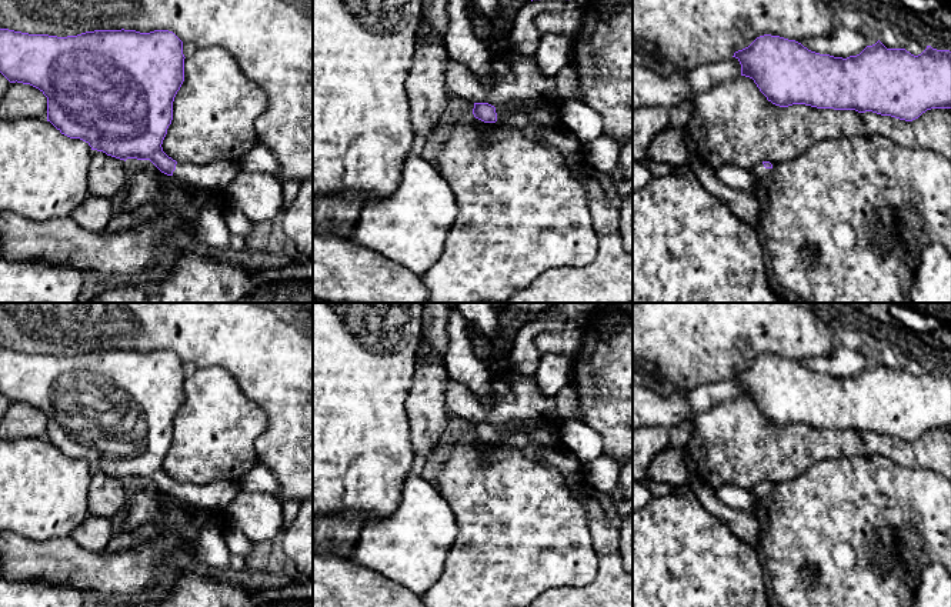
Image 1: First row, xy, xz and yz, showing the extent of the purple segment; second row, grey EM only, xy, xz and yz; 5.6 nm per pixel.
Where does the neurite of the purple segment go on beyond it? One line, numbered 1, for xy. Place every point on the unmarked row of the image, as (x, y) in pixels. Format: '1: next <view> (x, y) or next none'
1: next xy (216, 496)

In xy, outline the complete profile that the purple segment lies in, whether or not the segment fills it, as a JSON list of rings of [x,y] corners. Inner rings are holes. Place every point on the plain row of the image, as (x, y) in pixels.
[[[0,348],[0,393],[10,403],[30,404],[47,417],[47,441],[61,454],[86,461],[91,470],[127,480],[150,480],[161,493],[191,506],[224,514],[241,486],[231,481],[208,484],[178,483],[163,471],[163,460],[173,440],[173,421],[184,401],[183,361],[168,350],[94,350],[57,357]]]

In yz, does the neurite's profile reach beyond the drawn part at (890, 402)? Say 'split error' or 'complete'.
complete

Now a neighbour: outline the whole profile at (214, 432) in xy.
[[[218,366],[197,368],[184,378],[184,401],[173,421],[173,440],[161,464],[163,471],[178,483],[201,486],[224,480],[241,486],[246,473],[258,463],[256,440],[267,424],[266,411],[243,393],[228,371]]]

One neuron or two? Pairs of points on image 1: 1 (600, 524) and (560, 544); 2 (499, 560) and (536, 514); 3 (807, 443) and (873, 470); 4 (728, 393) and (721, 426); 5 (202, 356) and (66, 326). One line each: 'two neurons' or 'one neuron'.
1: two neurons
2: one neuron
3: two neurons
4: two neurons
5: one neuron

